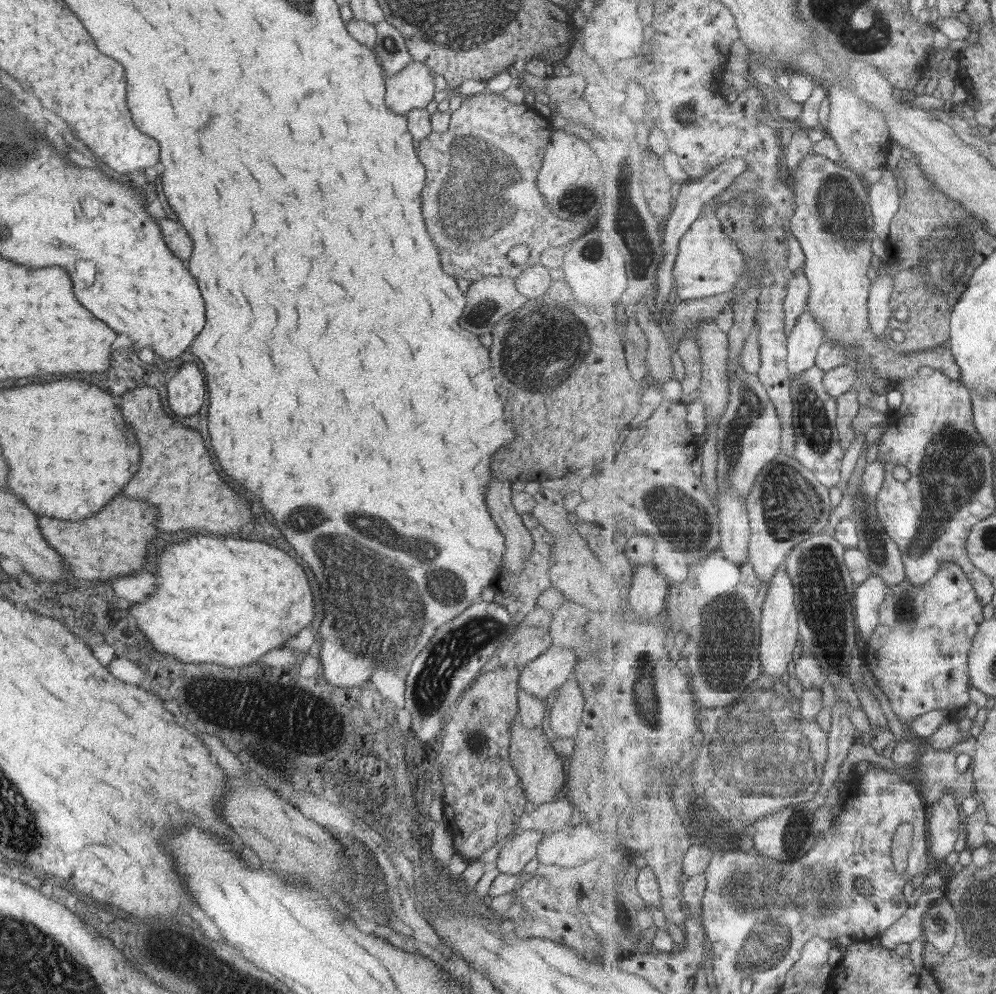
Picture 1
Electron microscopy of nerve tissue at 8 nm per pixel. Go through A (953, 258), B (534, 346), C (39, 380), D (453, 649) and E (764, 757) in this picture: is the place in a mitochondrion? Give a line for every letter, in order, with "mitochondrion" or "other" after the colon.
A: mitochondrion
B: mitochondrion
C: other
D: mitochondrion
E: mitochondrion

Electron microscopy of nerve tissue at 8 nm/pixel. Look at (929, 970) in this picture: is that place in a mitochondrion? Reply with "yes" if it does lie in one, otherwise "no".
no

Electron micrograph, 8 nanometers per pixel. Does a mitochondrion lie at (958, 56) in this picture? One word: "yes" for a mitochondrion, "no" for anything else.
no

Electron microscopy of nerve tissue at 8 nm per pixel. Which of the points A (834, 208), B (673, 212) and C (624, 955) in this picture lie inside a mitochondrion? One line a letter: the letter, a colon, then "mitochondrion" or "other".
A: mitochondrion
B: other
C: other

